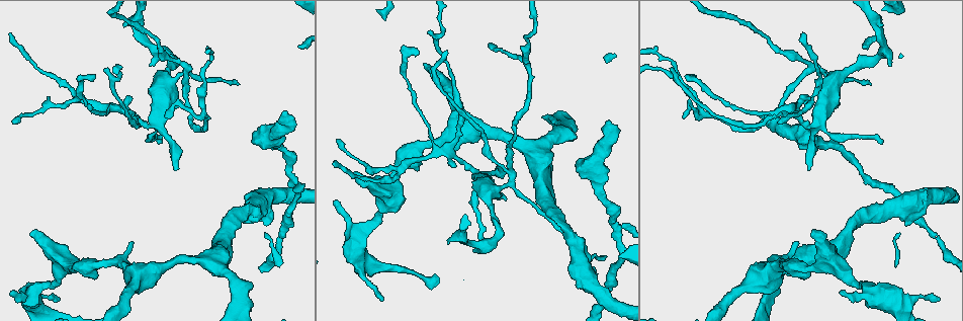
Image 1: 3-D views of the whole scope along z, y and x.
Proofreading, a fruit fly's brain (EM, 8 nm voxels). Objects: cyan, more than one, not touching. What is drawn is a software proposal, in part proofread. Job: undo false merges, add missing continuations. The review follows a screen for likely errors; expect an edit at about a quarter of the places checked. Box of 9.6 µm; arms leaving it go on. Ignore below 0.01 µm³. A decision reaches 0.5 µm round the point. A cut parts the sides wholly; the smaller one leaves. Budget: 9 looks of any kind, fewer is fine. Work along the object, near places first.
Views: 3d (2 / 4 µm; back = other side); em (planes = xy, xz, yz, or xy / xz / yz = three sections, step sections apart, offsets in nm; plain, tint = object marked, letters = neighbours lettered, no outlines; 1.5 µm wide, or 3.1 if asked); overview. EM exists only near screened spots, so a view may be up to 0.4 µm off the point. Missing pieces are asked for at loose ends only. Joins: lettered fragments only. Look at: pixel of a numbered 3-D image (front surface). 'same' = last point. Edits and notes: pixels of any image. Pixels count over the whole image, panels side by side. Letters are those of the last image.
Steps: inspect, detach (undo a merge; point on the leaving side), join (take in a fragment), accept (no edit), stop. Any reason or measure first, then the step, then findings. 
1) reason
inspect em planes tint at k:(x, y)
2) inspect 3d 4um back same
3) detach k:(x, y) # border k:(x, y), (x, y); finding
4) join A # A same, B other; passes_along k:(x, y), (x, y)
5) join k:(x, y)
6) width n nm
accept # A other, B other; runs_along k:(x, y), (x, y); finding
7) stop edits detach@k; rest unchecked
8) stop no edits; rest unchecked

sudden change in width
inspect em planes letters at 1:(106, 114)

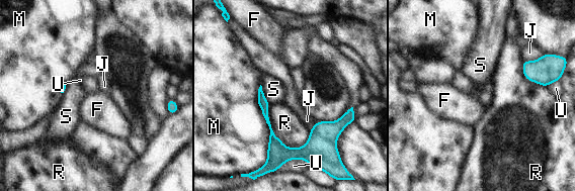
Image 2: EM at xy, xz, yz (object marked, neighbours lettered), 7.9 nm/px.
accept # F other, J other, M other, R other, S other, U other; runs_along 2:(260, 93), (272, 134), (272, 154); all the same cell

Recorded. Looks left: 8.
free end
inspect em planes letters at 1:(134, 242)

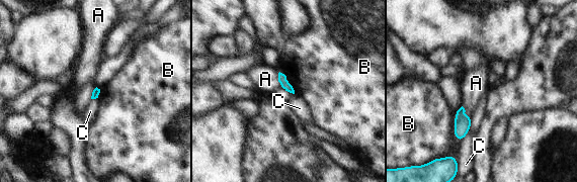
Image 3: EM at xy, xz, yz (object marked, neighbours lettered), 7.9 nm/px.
accept # A other, B other, C other; border 3:(454, 114), (454, 135), (461, 142); none of them fits

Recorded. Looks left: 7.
an open end
inspect 3d 4um at 1:(871, 85)

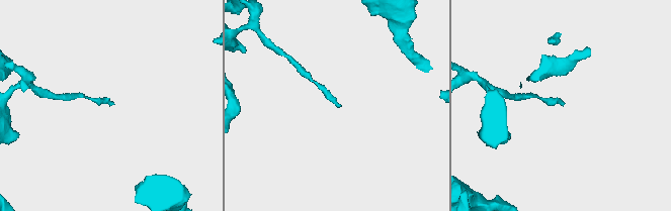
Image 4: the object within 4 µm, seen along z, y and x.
inspect em planes letters at 4:(110, 103)

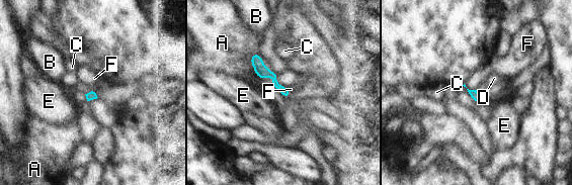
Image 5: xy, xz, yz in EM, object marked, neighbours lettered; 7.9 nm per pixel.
width 70 nm
accept # A other, B other, C other, D other, E other, F other; none of them fits

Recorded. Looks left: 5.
thick turns thin
inspect em xz step 4 letters at 1:(512, 173)

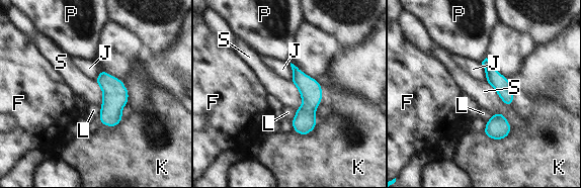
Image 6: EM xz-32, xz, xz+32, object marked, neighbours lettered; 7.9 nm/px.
width 140 nm
accept # F other, J other, K other, L other, P other, S other; runs_along 6:(295, 69), (308, 87), (302, 132); all the same cell

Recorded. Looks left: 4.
stop no edits; rest unchecked

